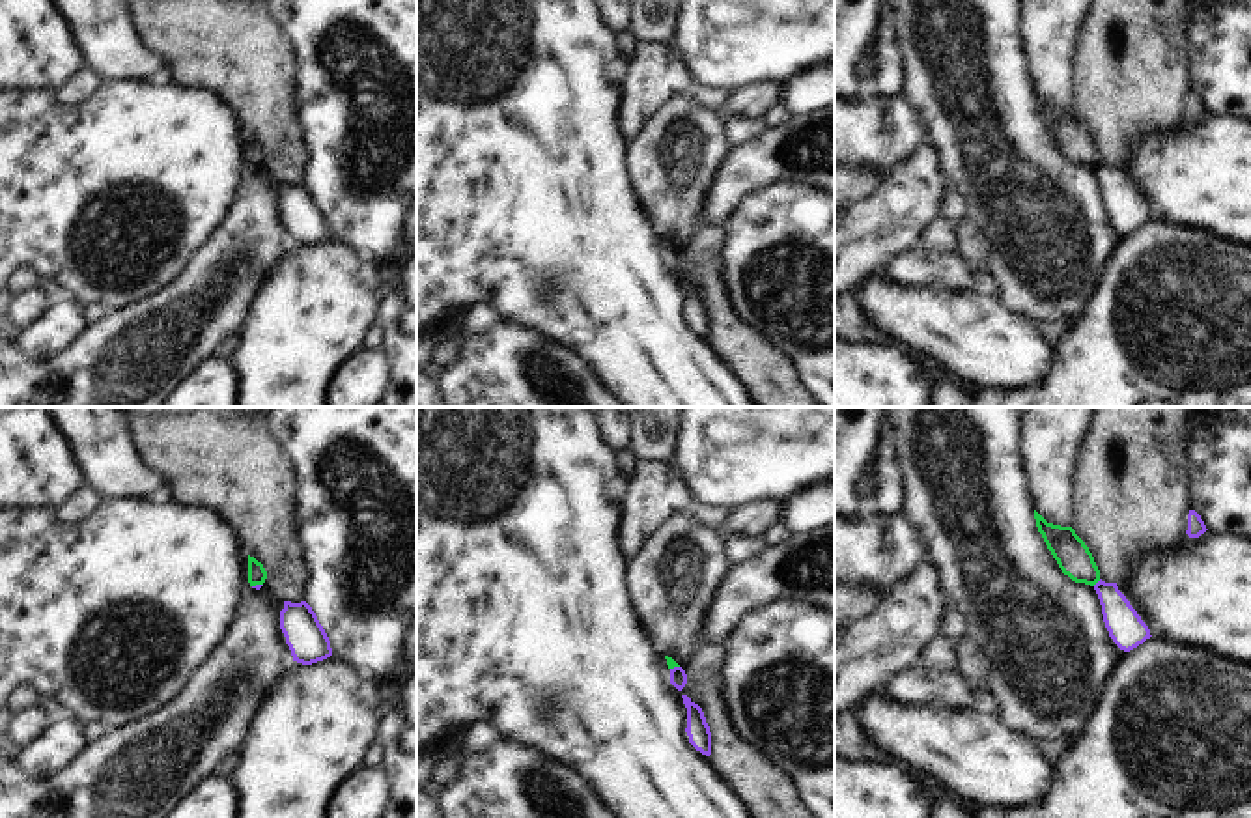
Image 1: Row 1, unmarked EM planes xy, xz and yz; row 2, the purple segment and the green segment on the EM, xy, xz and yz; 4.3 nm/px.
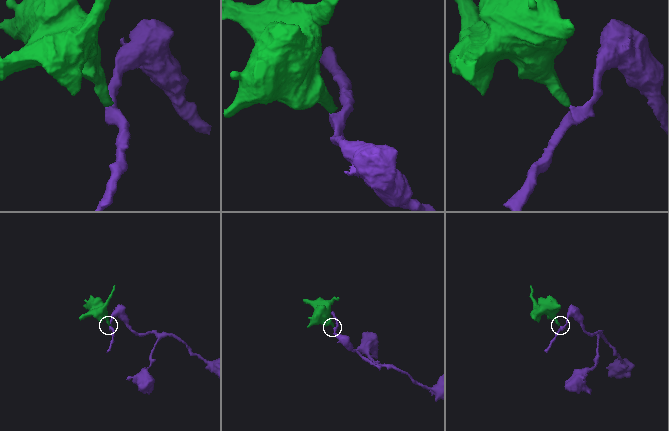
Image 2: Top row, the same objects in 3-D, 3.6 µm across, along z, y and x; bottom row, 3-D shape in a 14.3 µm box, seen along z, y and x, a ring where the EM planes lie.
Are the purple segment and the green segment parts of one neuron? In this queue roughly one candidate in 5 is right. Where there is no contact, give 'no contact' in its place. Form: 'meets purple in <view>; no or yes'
meets purple in yz; no

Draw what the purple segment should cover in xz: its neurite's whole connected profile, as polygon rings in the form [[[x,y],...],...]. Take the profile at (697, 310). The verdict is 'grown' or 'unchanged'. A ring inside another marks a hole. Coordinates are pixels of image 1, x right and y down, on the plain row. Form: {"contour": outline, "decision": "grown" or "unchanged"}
{"contour": [[[682,276],[683,286],[687,289],[687,317],[689,325],[700,332],[702,336],[711,336],[711,314],[706,304],[704,293],[698,286],[695,286],[687,276]]], "decision": "unchanged"}

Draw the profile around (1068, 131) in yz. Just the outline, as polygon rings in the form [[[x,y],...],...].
[[[1036,92],[1034,101],[1047,131],[1064,157],[1075,164],[1094,168],[1100,162],[1100,151],[1085,123],[1072,108],[1047,105]]]

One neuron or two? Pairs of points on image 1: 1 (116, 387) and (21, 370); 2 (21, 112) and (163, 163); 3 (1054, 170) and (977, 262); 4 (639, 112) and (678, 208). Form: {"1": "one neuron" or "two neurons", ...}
{"1": "one neuron", "2": "one neuron", "3": "two neurons", "4": "two neurons"}

